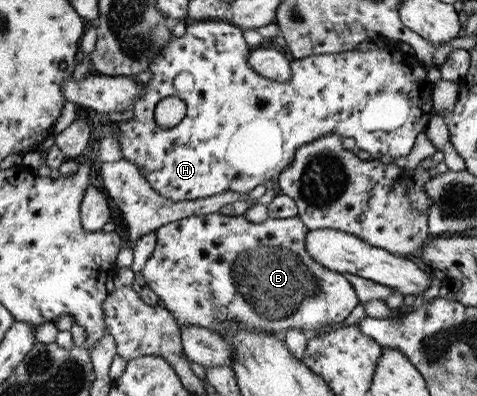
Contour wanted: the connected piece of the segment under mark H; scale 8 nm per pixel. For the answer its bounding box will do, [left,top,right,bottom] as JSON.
[112,21,433,201]

